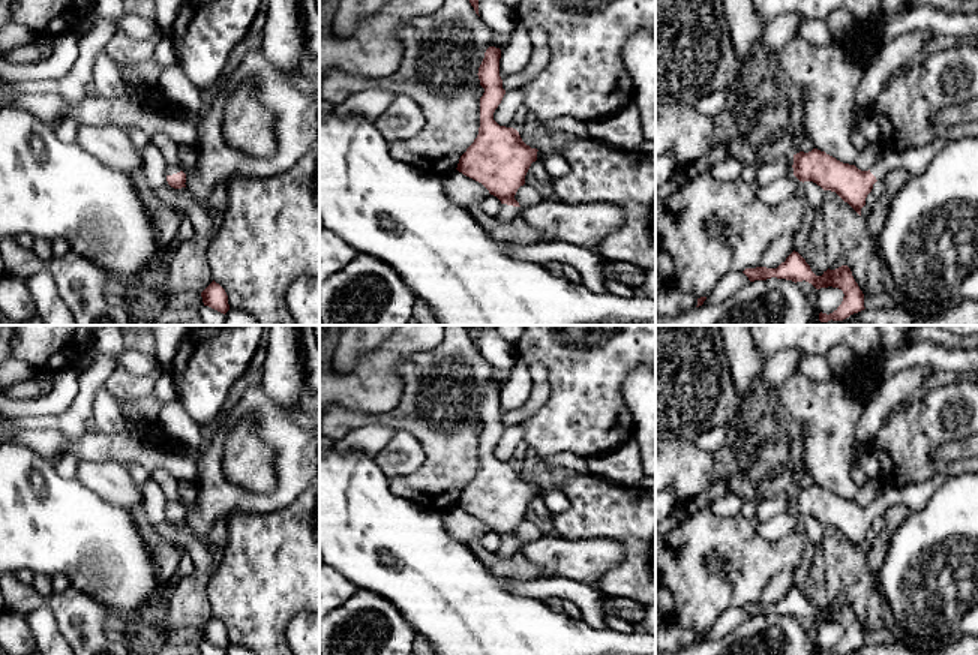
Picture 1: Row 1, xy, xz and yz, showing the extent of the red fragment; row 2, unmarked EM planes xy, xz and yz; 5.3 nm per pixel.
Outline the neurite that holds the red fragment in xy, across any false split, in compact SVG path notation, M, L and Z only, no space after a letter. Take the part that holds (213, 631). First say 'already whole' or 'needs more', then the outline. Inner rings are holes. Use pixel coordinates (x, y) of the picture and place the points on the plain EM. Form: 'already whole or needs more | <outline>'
already whole | M214 616L201 628L201 633L204 642L208 642L224 651L230 646L228 631Z

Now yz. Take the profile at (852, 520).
needs more | M936 474L927 481L910 483L904 487L884 484L878 498L861 507L855 501L843 499L836 493L813 484L808 489L794 490L794 511L800 517L813 517L824 526L836 528L860 552L866 534L878 516L884 516L891 505L903 504L909 511L924 508L938 487L950 480L950 474Z

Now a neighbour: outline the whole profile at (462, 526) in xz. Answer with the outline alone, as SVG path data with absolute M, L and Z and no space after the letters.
M458 505L442 513L442 523L450 538L466 546L490 531L482 519L464 511Z

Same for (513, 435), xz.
M519 424L506 427L501 439L494 448L494 456L500 462L512 463L514 448L520 441L524 441L524 438L524 429Z

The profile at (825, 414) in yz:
M880 354L855 358L852 370L846 376L834 373L831 381L814 381L796 372L778 387L777 409L792 421L795 435L802 439L801 472L808 474L814 484L849 501L854 501L858 493L850 468L856 424L866 408L866 403L852 396L852 381L862 379L868 385L878 387L882 381L879 357Z

